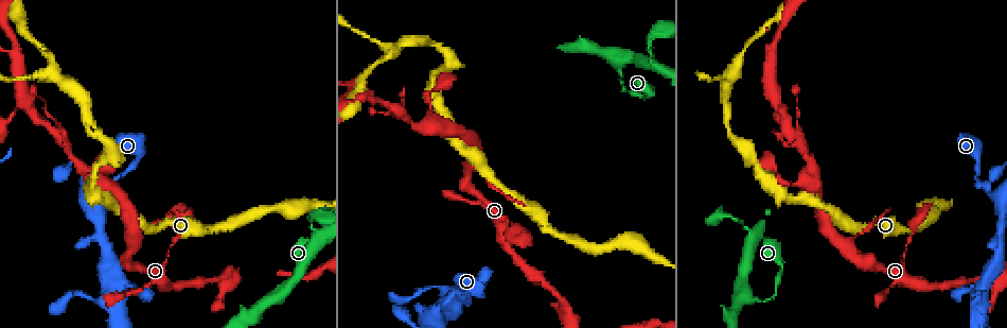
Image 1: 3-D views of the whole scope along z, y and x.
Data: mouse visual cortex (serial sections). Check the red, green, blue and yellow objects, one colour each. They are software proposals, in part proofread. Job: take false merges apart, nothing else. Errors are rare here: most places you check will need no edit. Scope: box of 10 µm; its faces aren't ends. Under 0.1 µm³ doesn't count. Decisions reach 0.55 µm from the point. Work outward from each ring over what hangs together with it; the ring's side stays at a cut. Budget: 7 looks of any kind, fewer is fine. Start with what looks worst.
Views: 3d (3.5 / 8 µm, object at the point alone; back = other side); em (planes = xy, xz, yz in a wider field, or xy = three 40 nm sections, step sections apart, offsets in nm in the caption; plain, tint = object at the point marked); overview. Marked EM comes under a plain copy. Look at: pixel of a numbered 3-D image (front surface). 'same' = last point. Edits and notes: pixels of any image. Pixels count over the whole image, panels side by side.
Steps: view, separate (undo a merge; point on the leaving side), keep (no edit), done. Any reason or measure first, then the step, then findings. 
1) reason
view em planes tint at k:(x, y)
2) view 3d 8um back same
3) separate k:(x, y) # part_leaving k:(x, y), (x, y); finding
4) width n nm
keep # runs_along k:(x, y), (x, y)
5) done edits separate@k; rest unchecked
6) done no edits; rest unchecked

sudden change in width
view 3d 3.5um at 1:(53, 73)

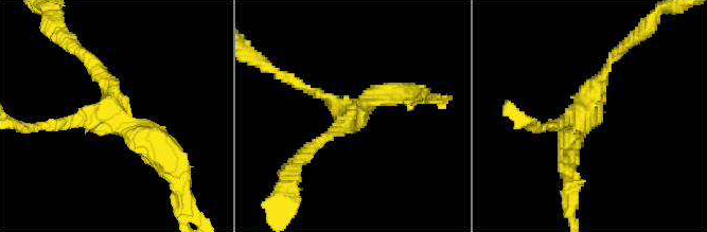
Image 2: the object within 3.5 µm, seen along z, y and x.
arms 3; arm_widths 150, 150, 300 nm
view em xy step 2 tint at 2:(588, 111)

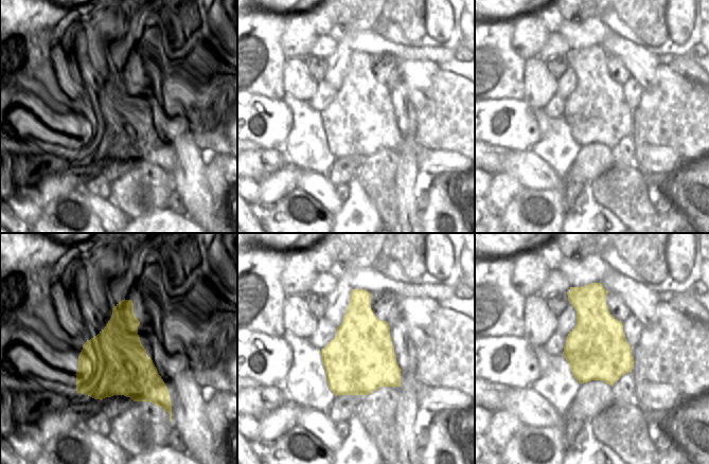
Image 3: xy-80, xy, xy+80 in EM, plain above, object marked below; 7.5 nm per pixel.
width 500 nm
keep # runs_along 2:(165, 158), (116, 119), (87, 56); continuous, no second cell

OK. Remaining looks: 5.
small branch off a trunk
view 3d 3.5um at 1:(440, 305)

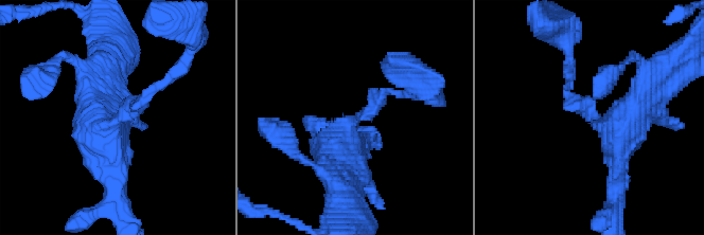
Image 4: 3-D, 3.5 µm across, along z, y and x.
arm_widths 150, 200, 400, 450 nm
keep # runs_along 4:(170, 77), (107, 126), (110, 172); continuous, no second cell

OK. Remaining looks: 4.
sharp bend
view 3d 3.5um back at 1:(312, 223)

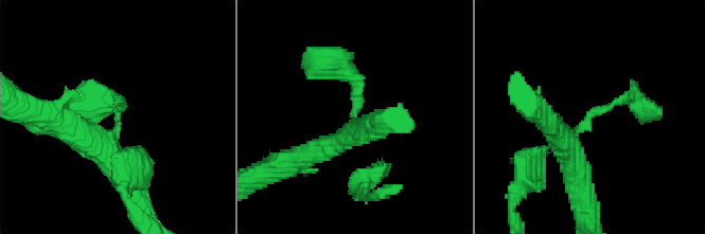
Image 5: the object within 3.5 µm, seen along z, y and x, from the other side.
arm_widths 200, 350 nm
view em xy step 5 tint at 5:(356, 117)

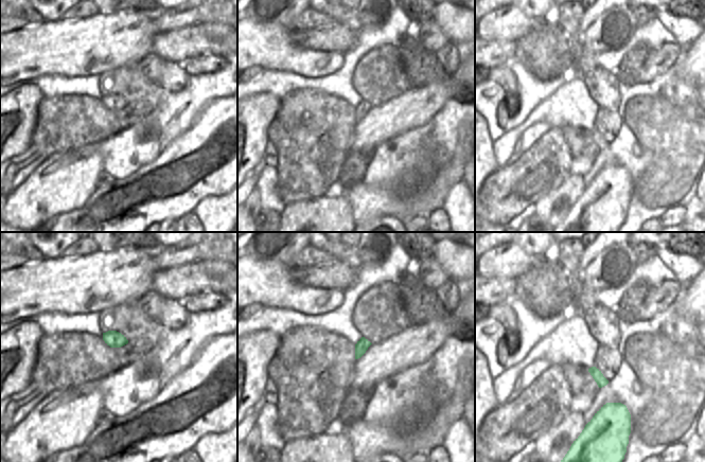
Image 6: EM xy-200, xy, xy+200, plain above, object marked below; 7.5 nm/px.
view em xy step 3 tint same

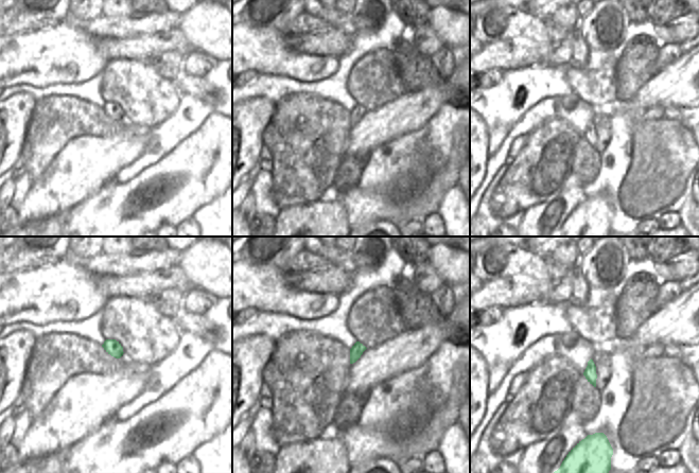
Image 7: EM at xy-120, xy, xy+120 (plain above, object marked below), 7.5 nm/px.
keep # runs_along 5:(577, 172), (579, 126), (622, 97), (641, 107); continuous, no second cell

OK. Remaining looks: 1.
done no edits; rest unchecked

